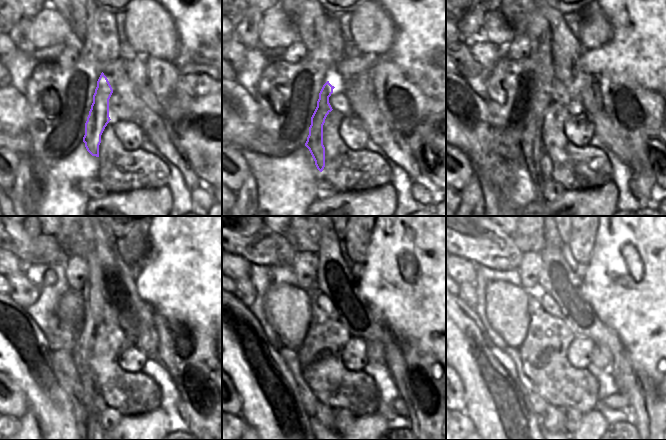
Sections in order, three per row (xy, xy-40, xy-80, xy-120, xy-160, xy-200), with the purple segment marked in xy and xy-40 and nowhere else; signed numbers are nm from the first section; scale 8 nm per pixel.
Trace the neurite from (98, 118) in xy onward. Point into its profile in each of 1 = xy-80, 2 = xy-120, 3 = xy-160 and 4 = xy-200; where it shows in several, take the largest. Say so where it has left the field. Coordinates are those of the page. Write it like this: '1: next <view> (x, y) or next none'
1: next xy-80 (535, 155)
2: next xy-120 (92, 399)
3: next xy-160 (324, 414)
4: next xy-200 (552, 418)

